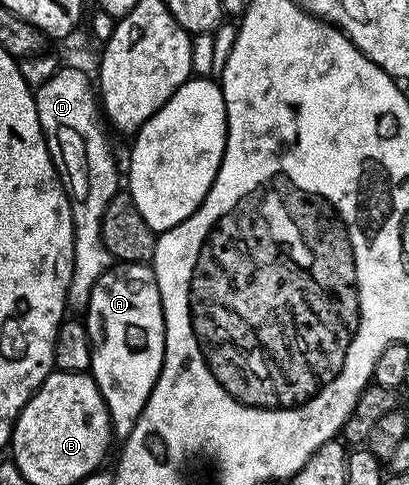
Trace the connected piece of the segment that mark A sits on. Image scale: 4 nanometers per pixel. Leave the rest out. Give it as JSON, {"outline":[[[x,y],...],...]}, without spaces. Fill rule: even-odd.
{"outline":[[[146,265],[111,266],[94,286],[90,303],[84,312],[84,322],[92,345],[92,365],[89,374],[93,375],[108,405],[110,424],[114,427],[115,436],[125,437],[132,433],[156,385],[166,352],[166,322],[162,312],[160,289],[153,270]]]}

